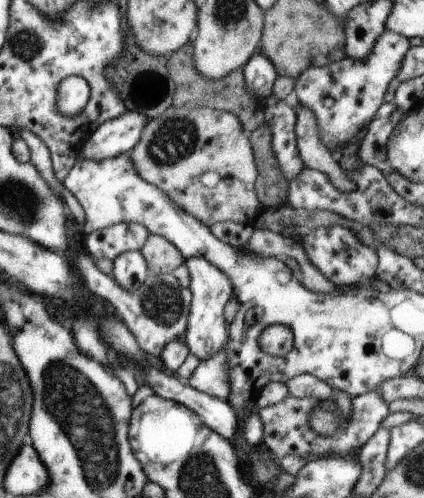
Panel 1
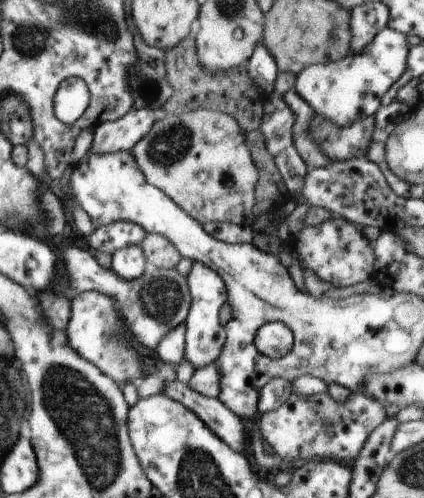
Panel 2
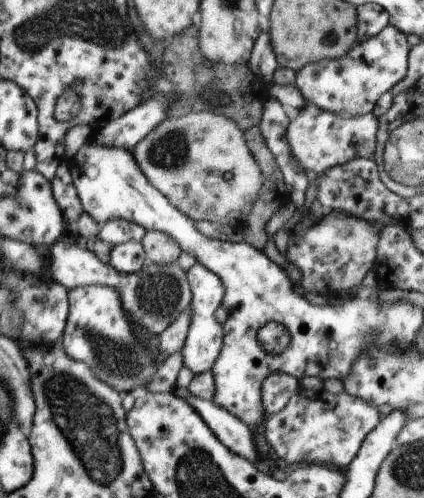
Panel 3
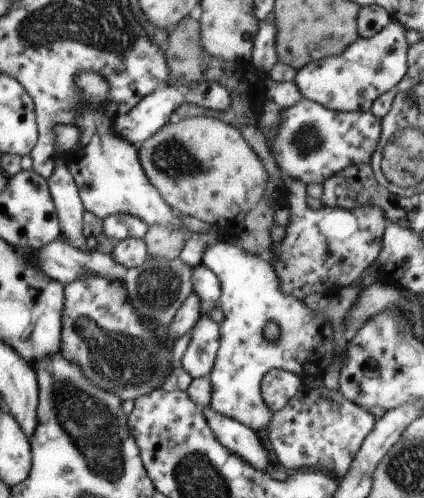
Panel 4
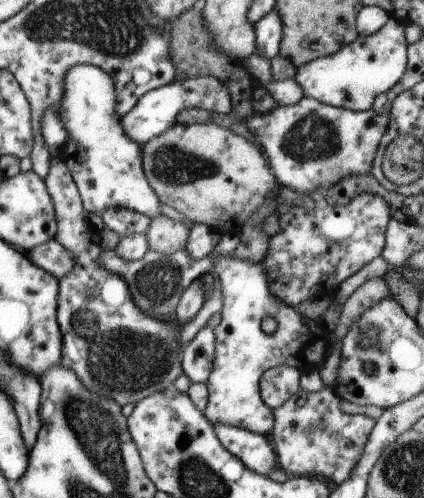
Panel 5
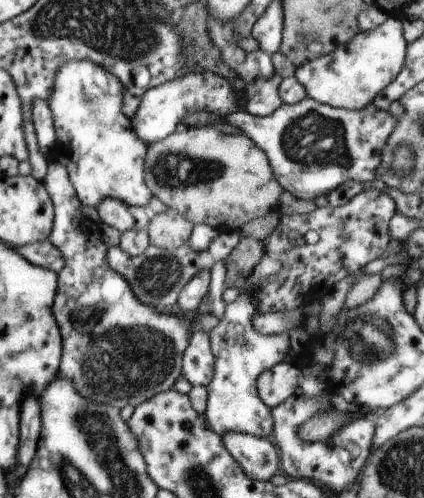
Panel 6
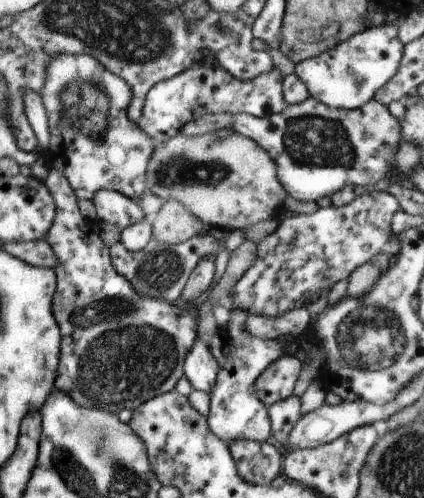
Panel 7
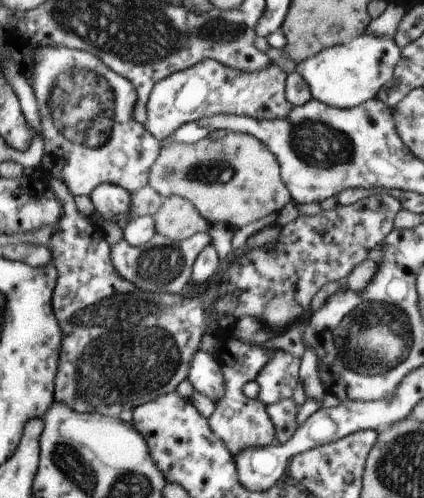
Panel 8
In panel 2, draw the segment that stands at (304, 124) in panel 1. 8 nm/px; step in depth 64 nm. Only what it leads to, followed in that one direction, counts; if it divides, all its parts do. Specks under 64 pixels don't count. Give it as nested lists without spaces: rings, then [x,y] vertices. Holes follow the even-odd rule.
[[[287,90],[281,98],[291,108],[291,112],[295,114],[293,146],[295,146],[297,154],[301,156],[301,160],[305,162],[307,170],[315,170],[315,168],[329,166],[327,156],[317,148],[317,144],[313,142],[313,138],[309,134],[309,122],[315,116],[313,114],[313,108],[295,90]]]

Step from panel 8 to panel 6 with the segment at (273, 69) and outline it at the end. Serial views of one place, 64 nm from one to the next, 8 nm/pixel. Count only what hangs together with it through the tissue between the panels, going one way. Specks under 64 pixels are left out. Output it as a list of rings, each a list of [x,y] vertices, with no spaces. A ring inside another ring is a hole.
[[[183,72],[175,80],[147,90],[143,94],[143,98],[139,100],[135,114],[129,118],[129,126],[131,126],[133,134],[145,146],[149,146],[151,142],[161,140],[161,138],[169,136],[171,132],[175,132],[177,128],[181,128],[181,118],[185,118],[187,114],[193,114],[197,110],[213,112],[221,118],[227,118],[229,114],[239,112],[239,96],[231,90],[231,84],[217,74],[211,74],[211,72],[187,72],[185,74]],[[277,74],[265,80],[259,78],[247,84],[247,90],[243,96],[243,100],[247,100],[243,104],[245,112],[257,118],[263,118],[263,116],[269,116],[273,110],[277,110],[279,106],[283,106],[283,102],[279,100],[279,90],[277,90],[279,84],[281,84],[281,78]]]

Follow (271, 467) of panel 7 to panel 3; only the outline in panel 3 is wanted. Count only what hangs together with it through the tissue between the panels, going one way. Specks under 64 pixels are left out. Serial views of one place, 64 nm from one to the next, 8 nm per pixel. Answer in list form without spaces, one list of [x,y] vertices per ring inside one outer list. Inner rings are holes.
[[[173,388],[173,394],[179,398],[185,398],[197,410],[197,414],[209,426],[209,430],[219,438],[219,442],[223,442],[231,452],[239,454],[241,458],[247,458],[251,464],[261,462],[261,456],[255,452],[255,446],[251,440],[251,430],[247,428],[245,422],[237,420],[225,408],[219,408],[215,402],[205,402],[205,400],[193,398],[189,394],[189,390]]]

